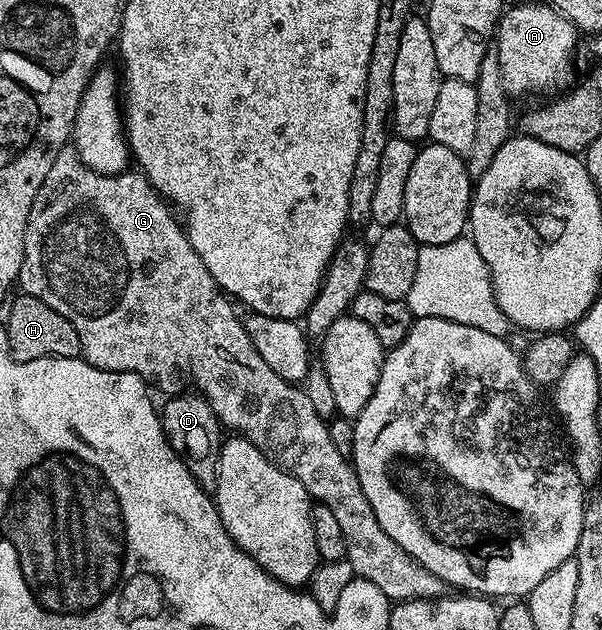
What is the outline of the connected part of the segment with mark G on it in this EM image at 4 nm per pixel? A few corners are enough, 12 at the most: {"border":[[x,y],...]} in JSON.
{"border":[[61,149],[17,279],[92,367],[175,388],[332,507],[391,602],[447,596],[388,539],[138,171]]}

